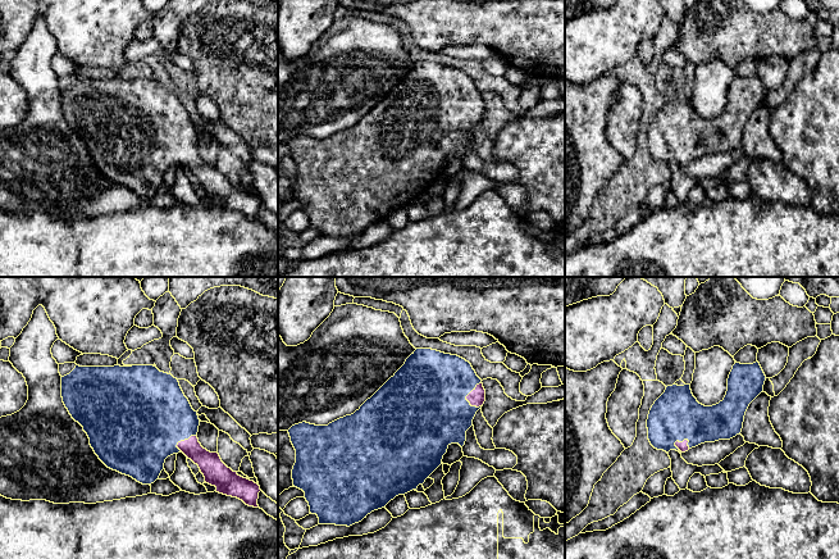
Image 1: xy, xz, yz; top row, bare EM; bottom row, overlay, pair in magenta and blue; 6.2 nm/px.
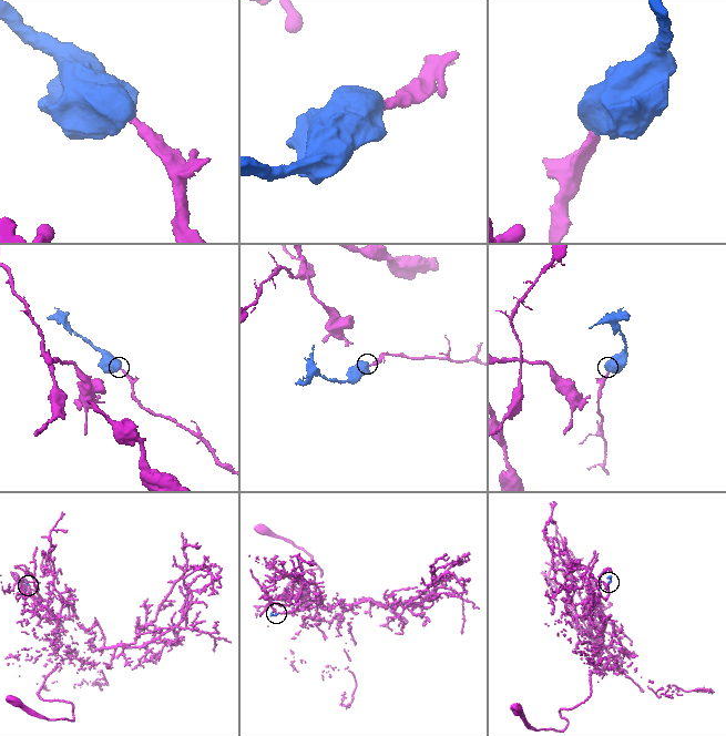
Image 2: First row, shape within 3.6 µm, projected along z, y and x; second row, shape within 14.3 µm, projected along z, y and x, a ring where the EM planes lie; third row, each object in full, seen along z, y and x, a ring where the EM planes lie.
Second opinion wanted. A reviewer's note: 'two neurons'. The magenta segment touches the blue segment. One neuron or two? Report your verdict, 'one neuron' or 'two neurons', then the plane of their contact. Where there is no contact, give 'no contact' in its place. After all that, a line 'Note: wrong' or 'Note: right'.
one neuron; contact in xz
Note: wrong

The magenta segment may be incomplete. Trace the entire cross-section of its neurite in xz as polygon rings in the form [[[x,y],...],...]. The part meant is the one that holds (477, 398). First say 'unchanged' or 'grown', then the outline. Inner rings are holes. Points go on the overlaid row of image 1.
grown | [[[416,349],[405,362],[405,364],[391,377],[370,399],[368,399],[359,410],[351,415],[339,418],[328,426],[315,426],[306,422],[292,426],[288,430],[291,442],[296,450],[296,463],[292,469],[293,486],[305,492],[310,513],[316,514],[319,524],[352,526],[361,522],[374,510],[384,508],[398,495],[405,495],[416,490],[425,480],[442,464],[443,455],[451,444],[459,444],[461,447],[466,441],[466,431],[473,426],[473,419],[485,401],[485,390],[482,380],[477,376],[471,364],[465,359],[444,354],[432,349]]]

